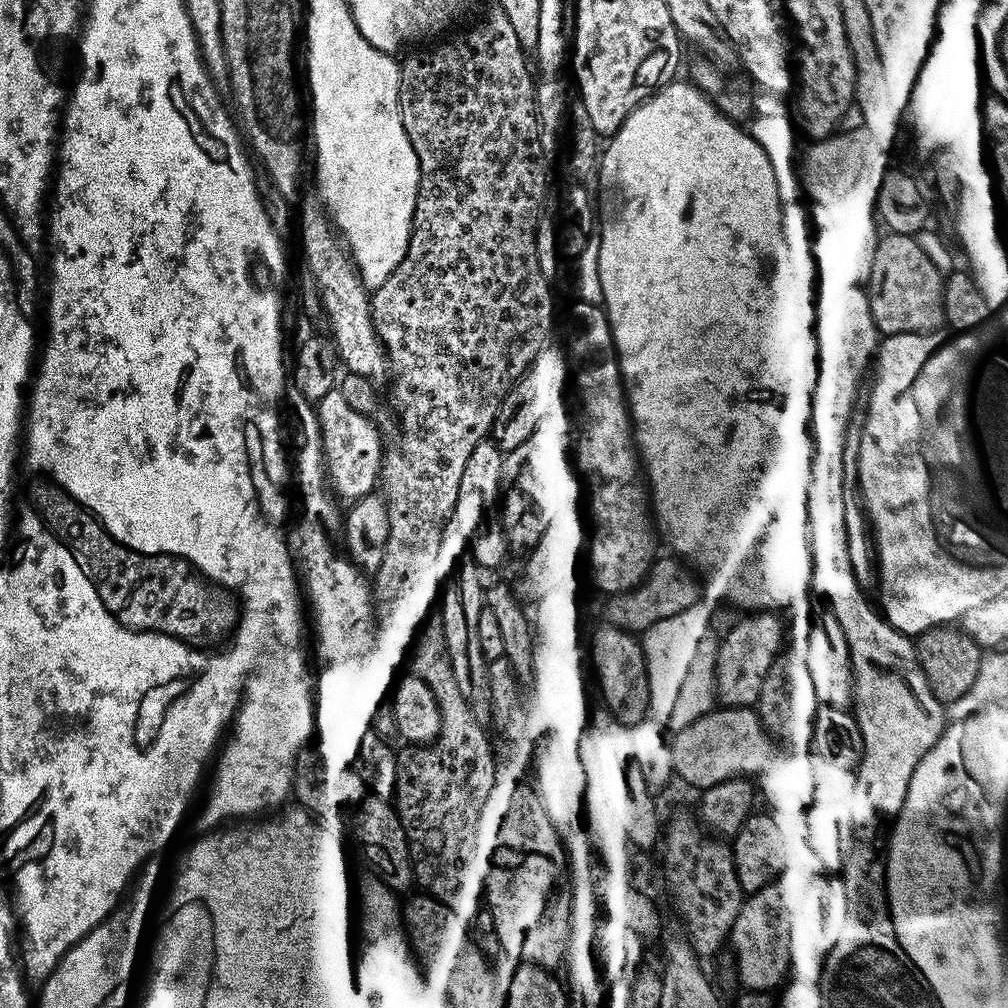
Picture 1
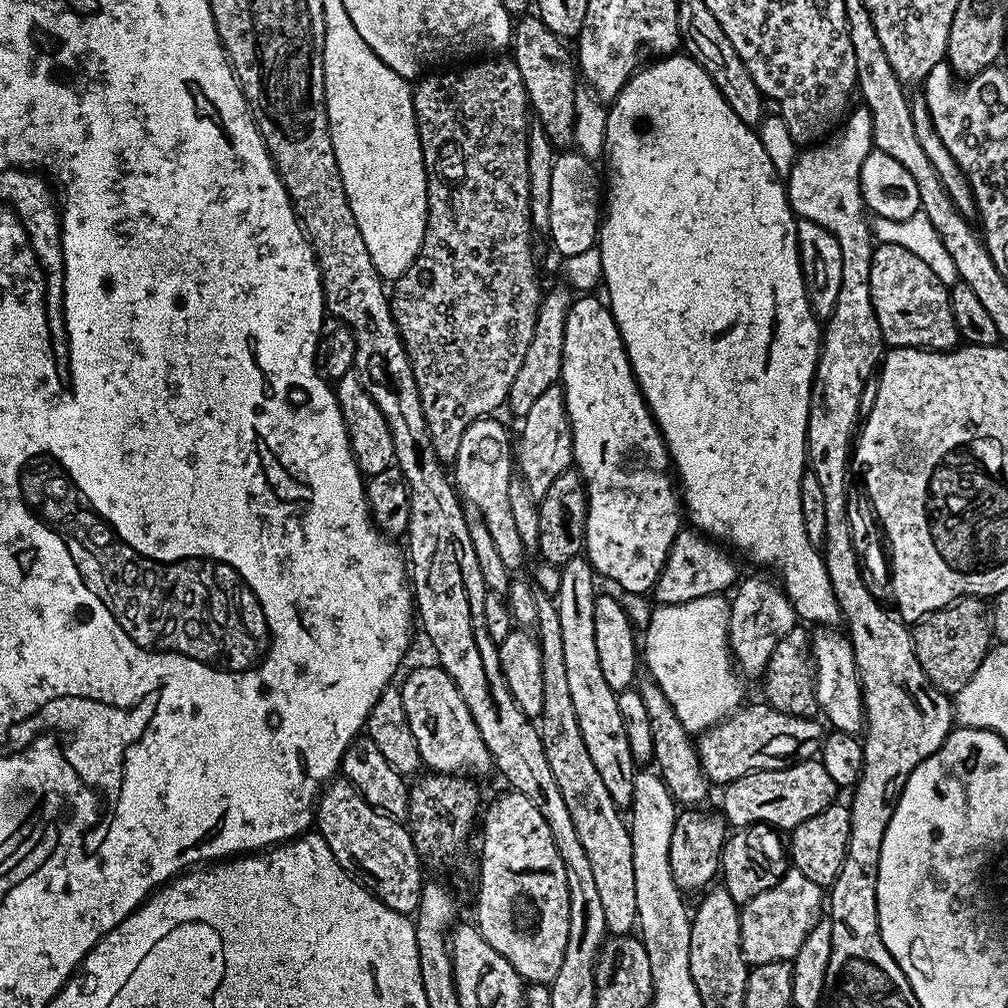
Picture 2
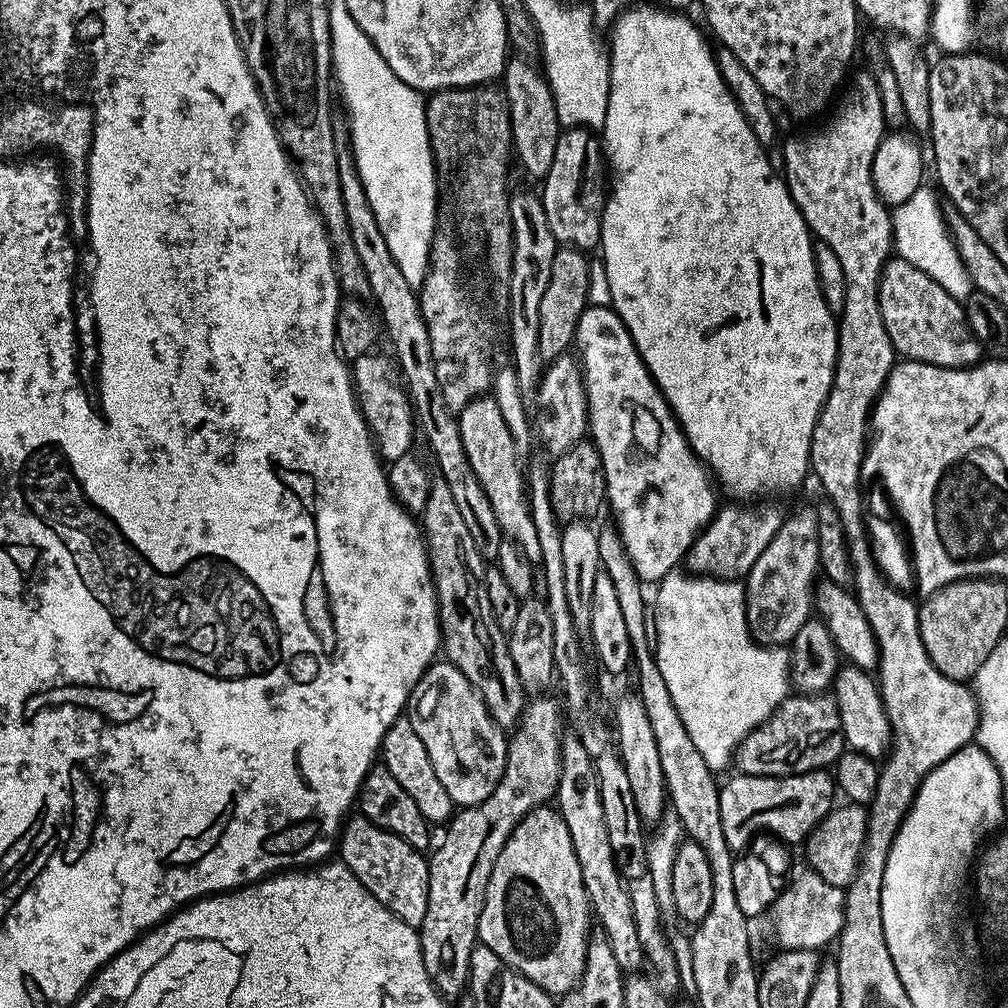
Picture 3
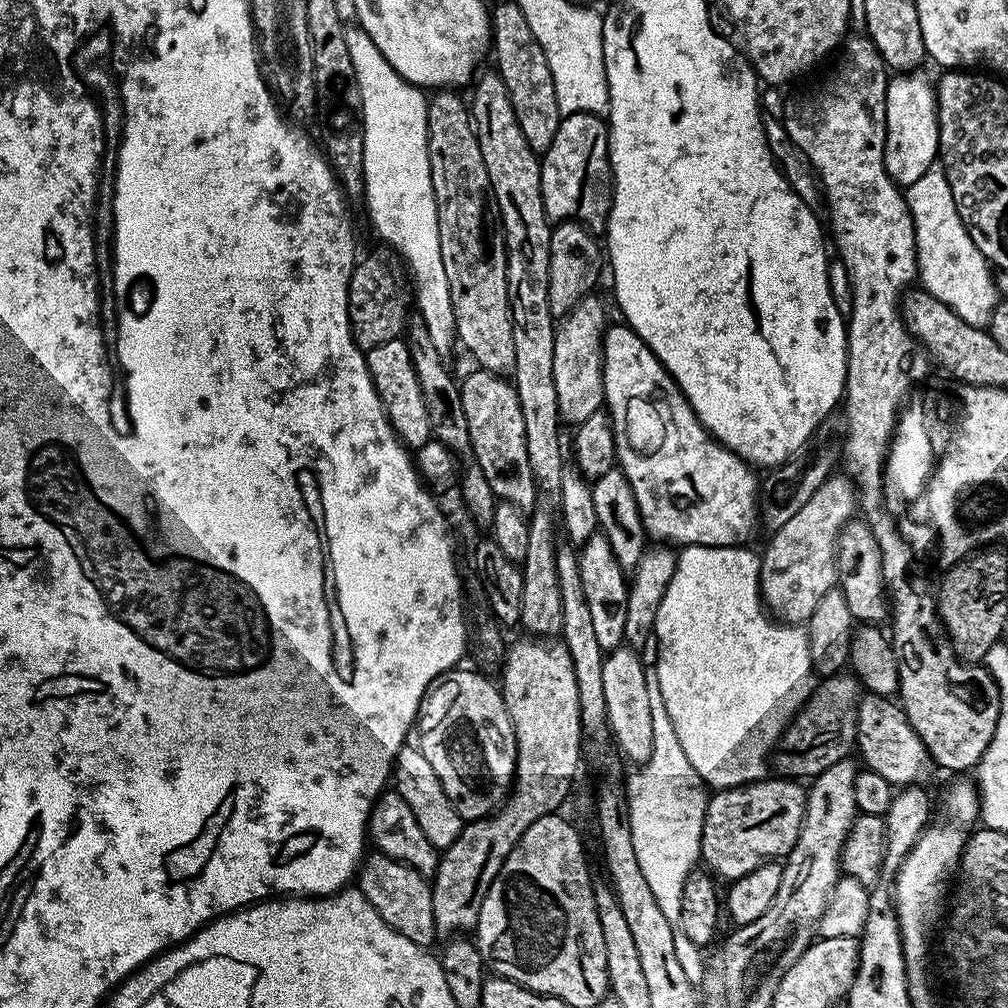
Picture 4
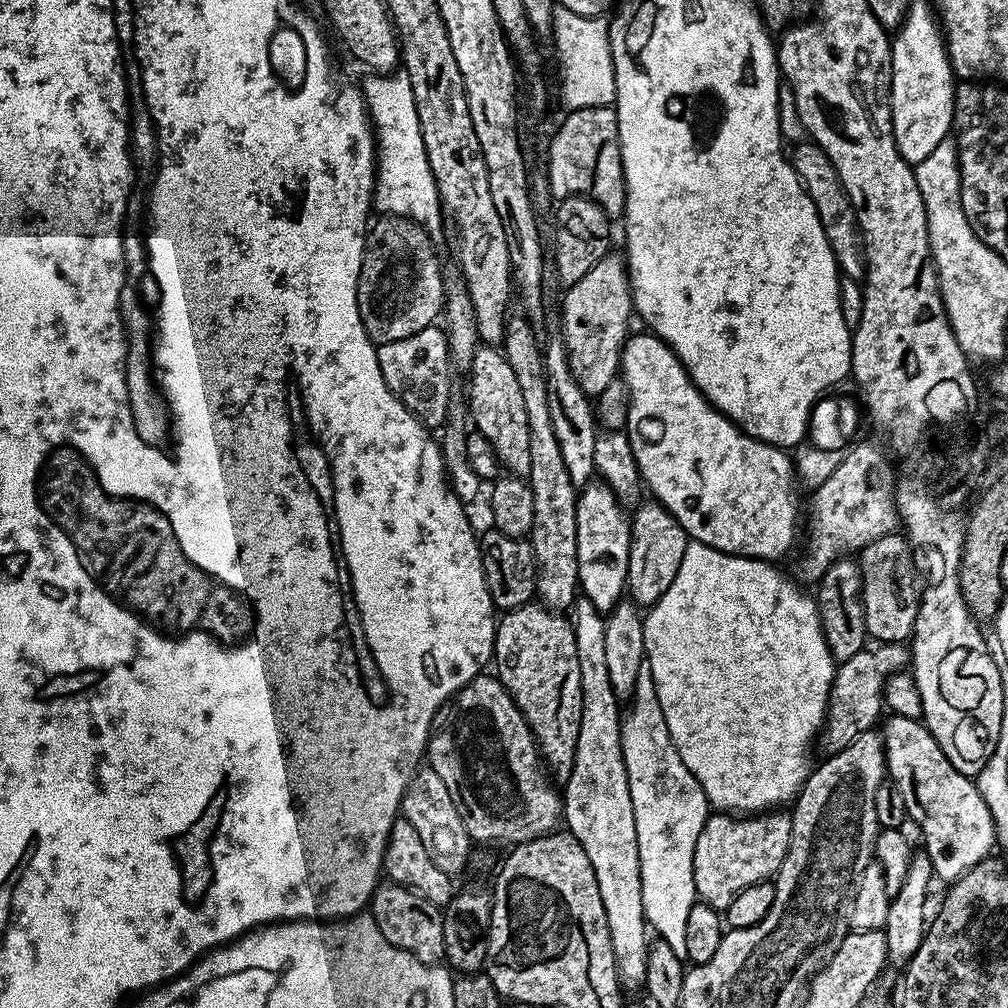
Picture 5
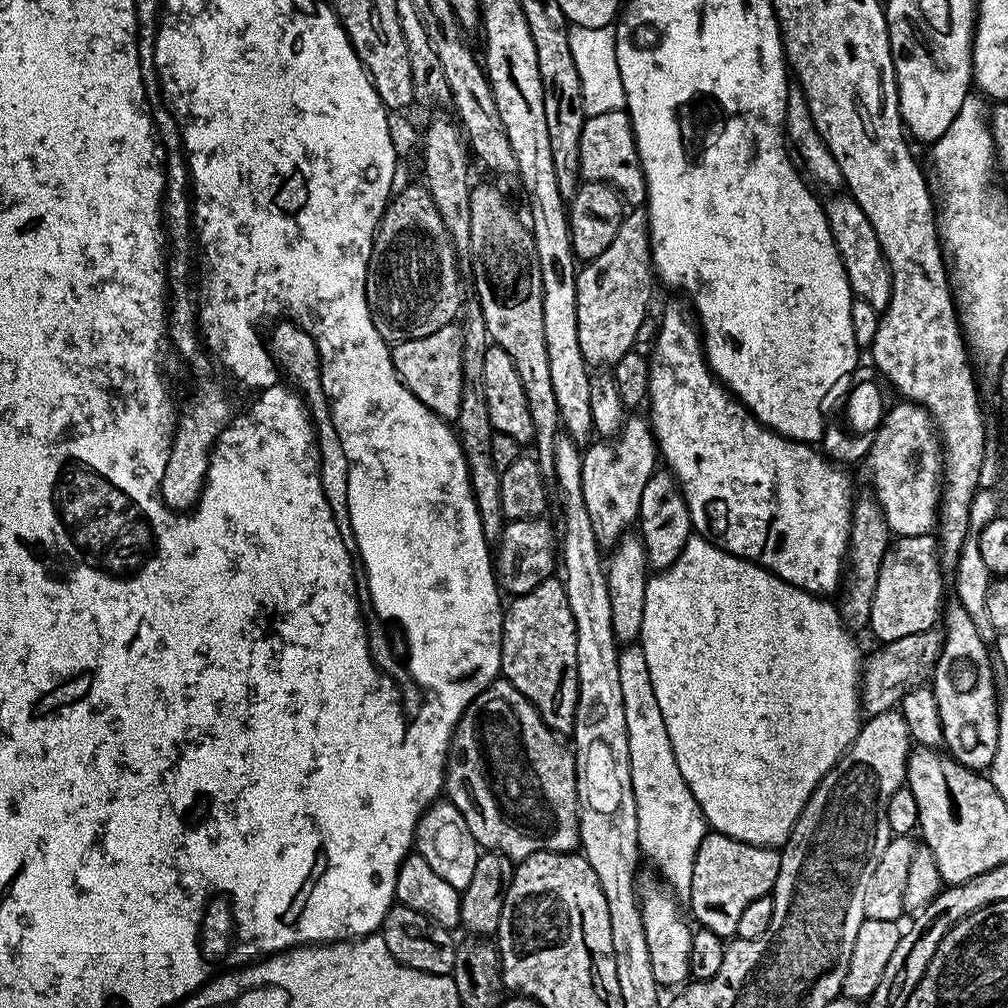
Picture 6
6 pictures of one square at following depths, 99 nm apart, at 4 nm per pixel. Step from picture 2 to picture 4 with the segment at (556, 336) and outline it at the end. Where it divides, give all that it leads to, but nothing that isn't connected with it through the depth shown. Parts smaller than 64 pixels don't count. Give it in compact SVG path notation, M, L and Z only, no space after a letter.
M560 222L552 228L550 238L550 314L554 318L563 318L584 296L593 291L592 288L600 280L600 271L605 271L606 256L595 235L589 232L583 224L575 222Z

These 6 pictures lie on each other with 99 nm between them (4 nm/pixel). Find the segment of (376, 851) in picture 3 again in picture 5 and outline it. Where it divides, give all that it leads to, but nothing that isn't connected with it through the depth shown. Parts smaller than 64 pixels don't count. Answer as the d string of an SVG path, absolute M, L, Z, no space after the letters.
M381 882L377 884L370 901L370 912L375 916L376 924L382 930L382 938L386 938L386 942L414 954L414 958L418 958L418 962L423 964L436 966L444 960L446 938L441 905L430 903L401 884Z

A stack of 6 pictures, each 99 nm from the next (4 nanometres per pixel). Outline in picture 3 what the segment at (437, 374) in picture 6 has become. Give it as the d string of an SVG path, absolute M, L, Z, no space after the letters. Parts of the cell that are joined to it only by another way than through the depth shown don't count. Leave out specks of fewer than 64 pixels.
M369 354L351 361L352 386L356 389L360 413L364 415L364 421L372 431L381 461L391 462L413 451L412 439L417 439L418 421L395 359L391 355L376 355Z

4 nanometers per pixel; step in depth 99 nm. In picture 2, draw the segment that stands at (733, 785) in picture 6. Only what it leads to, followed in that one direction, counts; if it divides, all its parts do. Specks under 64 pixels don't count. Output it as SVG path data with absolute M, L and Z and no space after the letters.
M723 595L694 598L681 604L662 604L653 607L652 617L648 620L648 629L642 632L642 660L648 663L647 675L666 694L666 702L674 708L674 714L693 734L705 732L720 723L726 716L732 715L745 703L741 677L734 667L733 657L728 647L728 610L729 601Z

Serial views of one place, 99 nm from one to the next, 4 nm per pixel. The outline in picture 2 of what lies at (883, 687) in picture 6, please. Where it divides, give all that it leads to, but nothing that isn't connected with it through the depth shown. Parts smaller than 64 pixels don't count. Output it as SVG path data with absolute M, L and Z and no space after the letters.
M767 702L759 703L745 703L720 723L699 733L696 753L700 755L704 775L713 785L727 786L731 780L751 772L782 770L791 764L819 757L826 735L825 725L819 719L791 716L789 712L770 707Z

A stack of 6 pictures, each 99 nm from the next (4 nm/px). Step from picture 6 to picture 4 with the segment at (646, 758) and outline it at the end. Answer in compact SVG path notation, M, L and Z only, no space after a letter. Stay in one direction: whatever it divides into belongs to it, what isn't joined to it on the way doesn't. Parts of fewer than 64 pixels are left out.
M655 674L646 678L646 690L650 694L650 718L653 719L653 749L650 758L626 776L630 834L642 875L674 930L674 950L682 971L691 984L700 986L704 983L706 956L686 938L678 918L682 915L682 886L686 886L686 878L701 859L702 826L710 792L704 779L690 766L678 734L674 734L674 722L670 722L670 714L666 714L666 702L662 702L662 690Z

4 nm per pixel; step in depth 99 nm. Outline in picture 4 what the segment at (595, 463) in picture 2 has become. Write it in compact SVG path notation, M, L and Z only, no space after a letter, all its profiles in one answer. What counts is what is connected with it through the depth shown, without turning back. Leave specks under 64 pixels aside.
M623 322L613 323L604 333L604 403L606 411L612 418L612 429L614 430L614 446L616 447L616 462L620 471L626 474L630 482L630 490L634 490L634 498L638 502L640 517L644 523L644 531L653 541L667 542L672 546L687 546L690 544L701 544L702 546L714 546L715 548L731 548L741 542L748 542L755 530L758 528L758 476L757 473L742 459L736 456L728 448L723 448L717 440L712 439L703 426L700 419L694 414L690 402L680 393L680 387L676 385L676 379L662 366L659 358L652 353L650 346L627 324Z

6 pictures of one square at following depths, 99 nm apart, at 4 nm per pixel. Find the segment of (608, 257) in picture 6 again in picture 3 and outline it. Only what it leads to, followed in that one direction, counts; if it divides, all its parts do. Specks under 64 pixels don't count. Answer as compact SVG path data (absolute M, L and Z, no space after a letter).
M575 355L556 356L543 369L540 386L534 394L536 399L536 416L534 412L534 432L538 444L549 452L549 457L561 456L570 446L589 435L588 395L584 385L584 372Z

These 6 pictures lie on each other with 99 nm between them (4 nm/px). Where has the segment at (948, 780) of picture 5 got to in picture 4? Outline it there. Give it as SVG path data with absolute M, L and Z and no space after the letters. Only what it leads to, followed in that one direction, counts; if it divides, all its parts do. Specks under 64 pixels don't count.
M864 694L858 706L858 722L856 723L856 748L859 759L867 768L882 774L893 786L912 786L924 782L928 776L930 757L922 738L910 726L903 708L895 699L886 696Z

